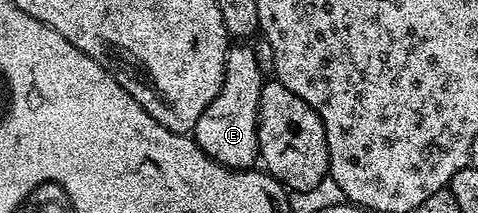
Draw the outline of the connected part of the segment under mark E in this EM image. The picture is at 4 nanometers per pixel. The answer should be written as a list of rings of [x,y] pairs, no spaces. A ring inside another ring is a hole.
[[[236,43],[229,48],[224,61],[222,87],[210,107],[198,119],[194,130],[194,139],[206,156],[213,157],[219,165],[239,170],[253,168],[261,156],[260,113],[266,76],[255,51],[248,45],[251,44]]]

